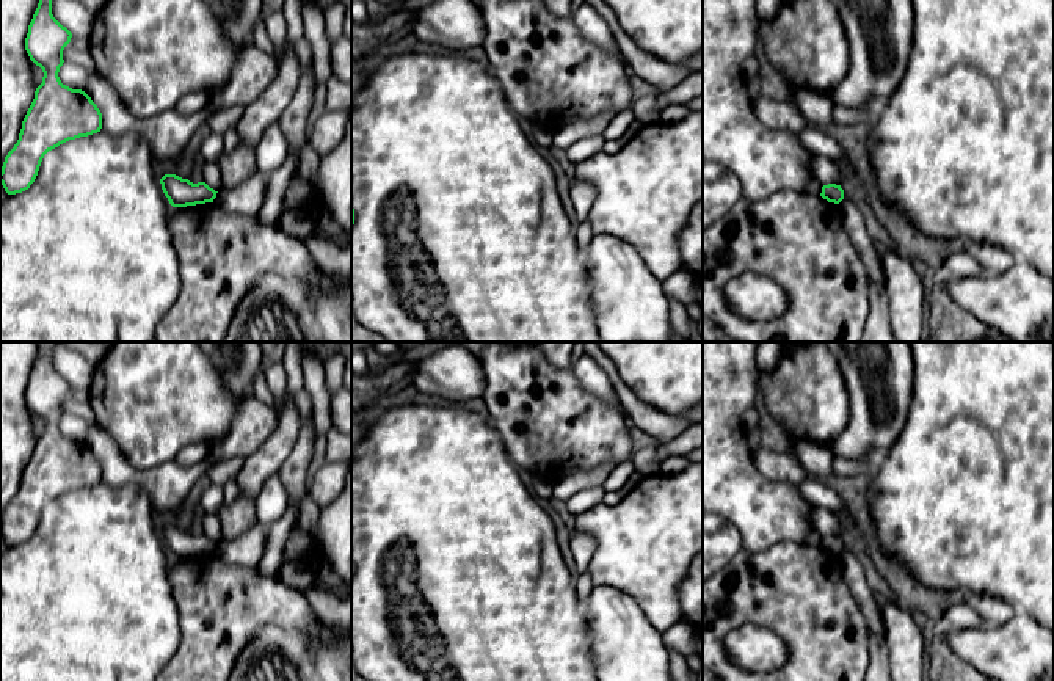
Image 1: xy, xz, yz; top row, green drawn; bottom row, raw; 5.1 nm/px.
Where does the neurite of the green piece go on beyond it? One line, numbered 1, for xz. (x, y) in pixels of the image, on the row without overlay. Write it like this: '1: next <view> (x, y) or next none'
1: next none

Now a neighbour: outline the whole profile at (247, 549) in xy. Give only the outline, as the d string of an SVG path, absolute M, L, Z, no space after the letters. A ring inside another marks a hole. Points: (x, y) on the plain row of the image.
M257 523L243 535L234 540L220 541L213 555L229 565L253 568L257 566L264 555L265 540L267 527Z

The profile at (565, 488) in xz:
M607 461L590 471L582 471L563 477L552 485L552 497L568 501L582 490L602 486L602 483L605 482L605 479L609 477L615 466L616 466L615 463Z

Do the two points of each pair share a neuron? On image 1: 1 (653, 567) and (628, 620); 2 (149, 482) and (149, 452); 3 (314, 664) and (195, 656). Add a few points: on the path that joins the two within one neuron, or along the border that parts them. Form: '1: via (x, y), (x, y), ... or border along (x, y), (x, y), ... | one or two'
1: border along (603, 586), (625, 590), (659, 631) | two
2: border along (118, 447), (137, 468), (154, 468), (173, 462) | two
3: border along (259, 630), (234, 664) | two

